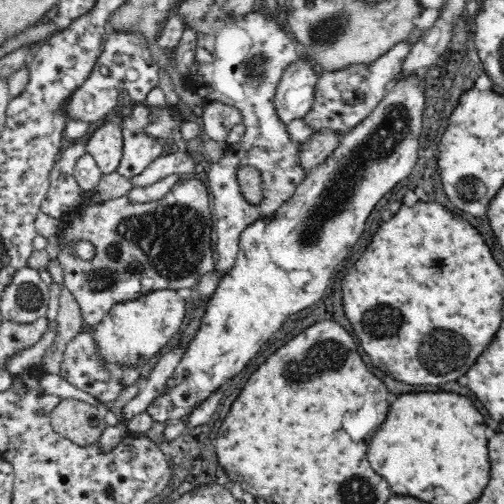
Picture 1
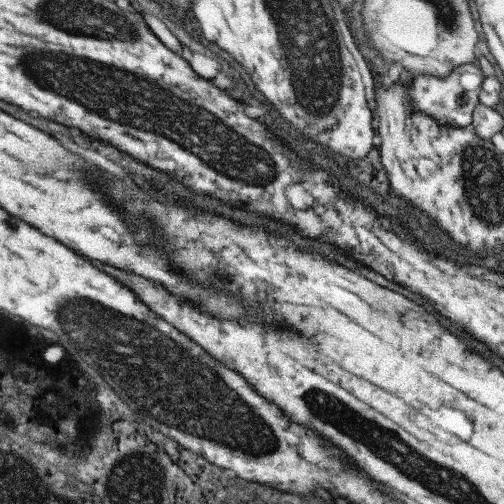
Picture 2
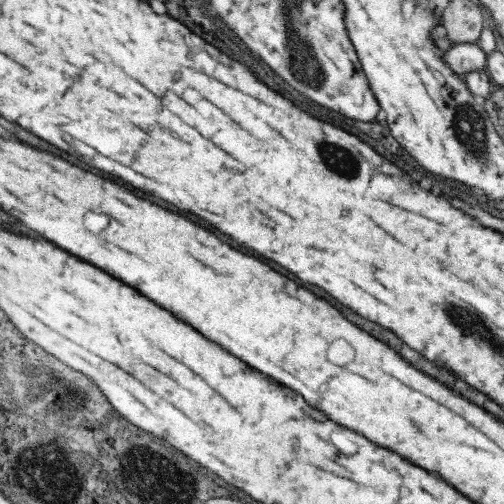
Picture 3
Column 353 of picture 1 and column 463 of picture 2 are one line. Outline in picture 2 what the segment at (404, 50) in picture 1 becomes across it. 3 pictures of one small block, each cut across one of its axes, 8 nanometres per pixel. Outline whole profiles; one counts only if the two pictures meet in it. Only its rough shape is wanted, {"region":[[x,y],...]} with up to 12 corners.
{"region":[[477,64],[449,76],[415,76],[413,112],[467,128],[479,104]]}

